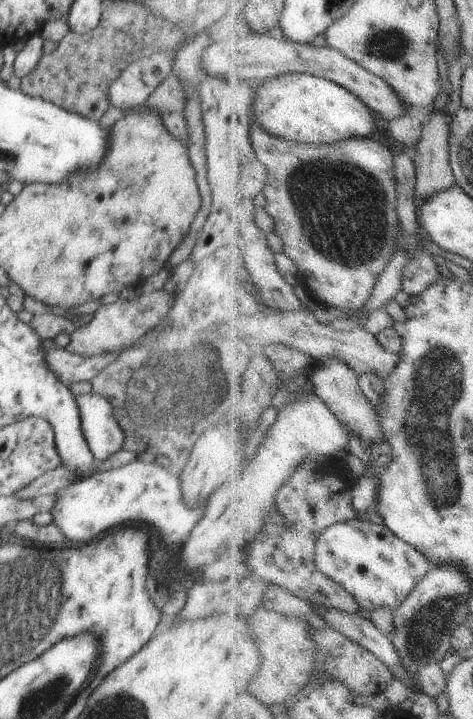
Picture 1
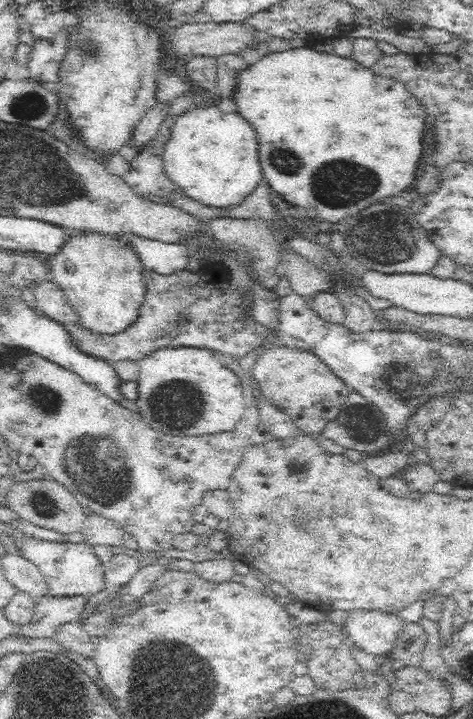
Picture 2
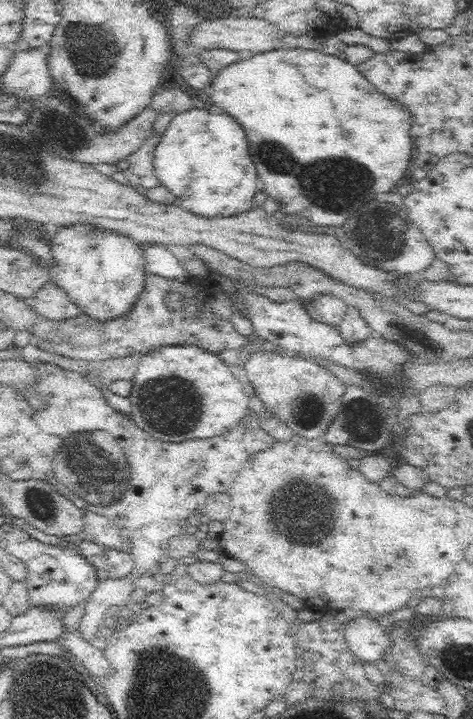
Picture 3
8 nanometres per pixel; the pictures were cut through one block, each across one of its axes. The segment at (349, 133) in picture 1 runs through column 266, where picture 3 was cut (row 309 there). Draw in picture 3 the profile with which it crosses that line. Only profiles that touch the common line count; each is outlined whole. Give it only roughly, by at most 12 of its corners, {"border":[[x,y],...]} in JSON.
{"border":[[84,222],[51,227],[50,277],[100,320],[145,286],[145,246]]}

